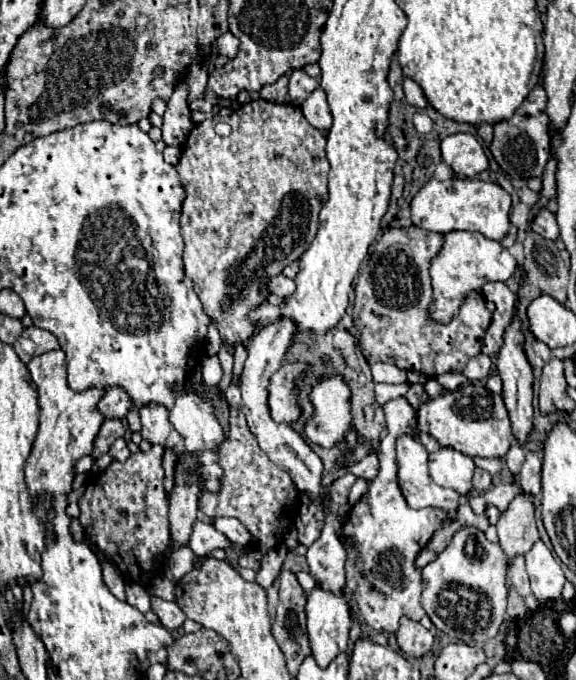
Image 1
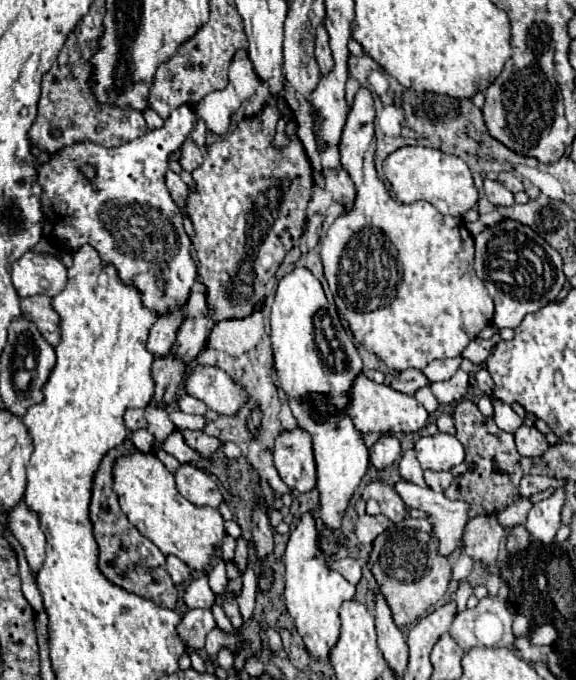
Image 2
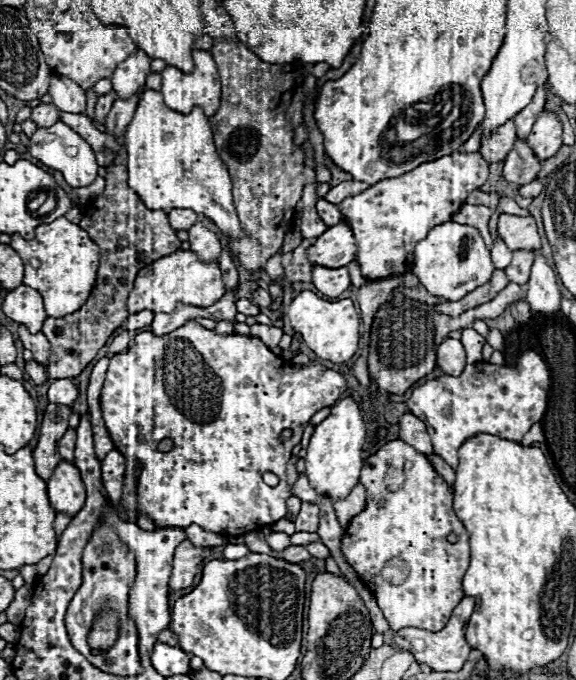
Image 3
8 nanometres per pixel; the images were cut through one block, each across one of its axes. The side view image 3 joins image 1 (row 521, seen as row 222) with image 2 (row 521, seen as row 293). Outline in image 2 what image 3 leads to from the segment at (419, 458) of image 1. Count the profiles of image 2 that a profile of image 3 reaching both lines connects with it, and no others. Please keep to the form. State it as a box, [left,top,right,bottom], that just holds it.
[396,482,470,556]

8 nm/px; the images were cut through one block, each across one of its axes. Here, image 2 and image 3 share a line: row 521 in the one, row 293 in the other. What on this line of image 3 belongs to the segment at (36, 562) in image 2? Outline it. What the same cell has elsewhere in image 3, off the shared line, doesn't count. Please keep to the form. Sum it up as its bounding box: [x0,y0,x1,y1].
[2,284,46,334]

